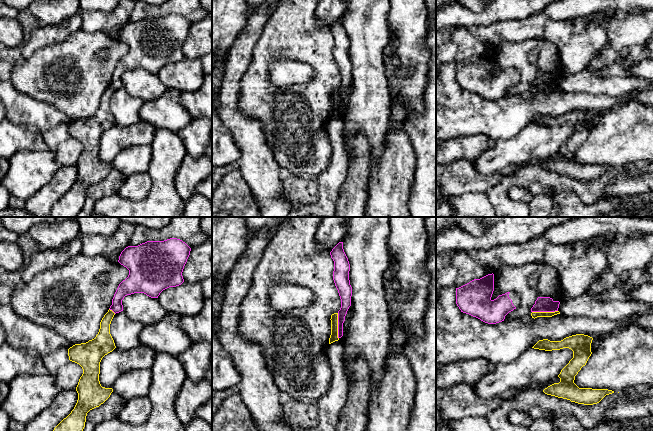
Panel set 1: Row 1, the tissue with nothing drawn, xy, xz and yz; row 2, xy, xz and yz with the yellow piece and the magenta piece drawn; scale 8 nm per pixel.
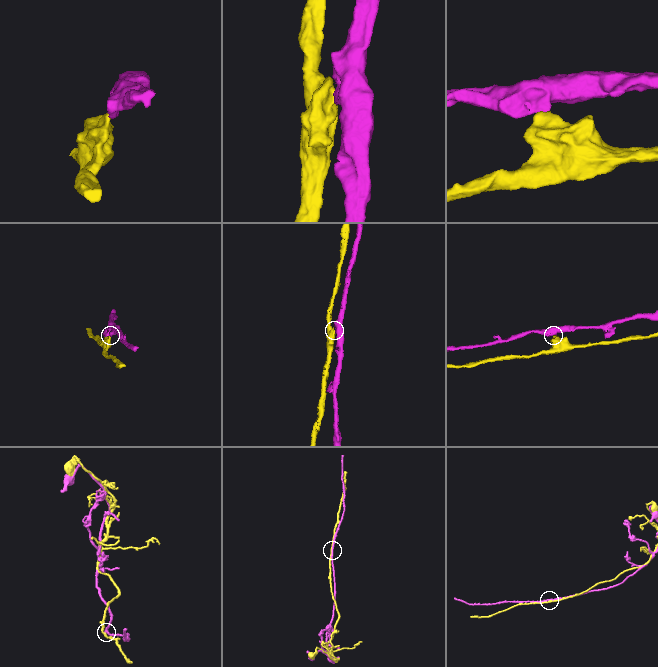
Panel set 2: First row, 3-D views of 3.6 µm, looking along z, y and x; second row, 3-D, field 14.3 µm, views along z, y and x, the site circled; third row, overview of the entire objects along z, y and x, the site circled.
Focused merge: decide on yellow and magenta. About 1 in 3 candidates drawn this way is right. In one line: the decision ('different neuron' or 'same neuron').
different neuron

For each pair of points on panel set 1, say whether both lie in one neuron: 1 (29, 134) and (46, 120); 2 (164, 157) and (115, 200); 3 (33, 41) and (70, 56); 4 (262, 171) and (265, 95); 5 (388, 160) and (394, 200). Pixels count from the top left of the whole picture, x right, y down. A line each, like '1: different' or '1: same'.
1: different
2: same
3: different
4: different
5: same

